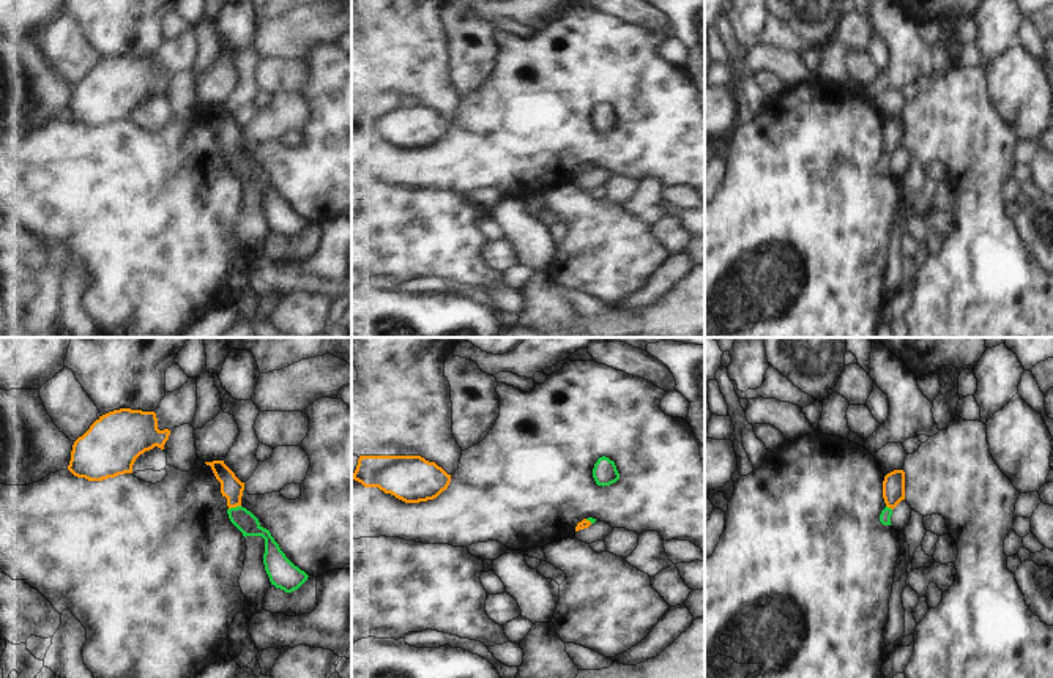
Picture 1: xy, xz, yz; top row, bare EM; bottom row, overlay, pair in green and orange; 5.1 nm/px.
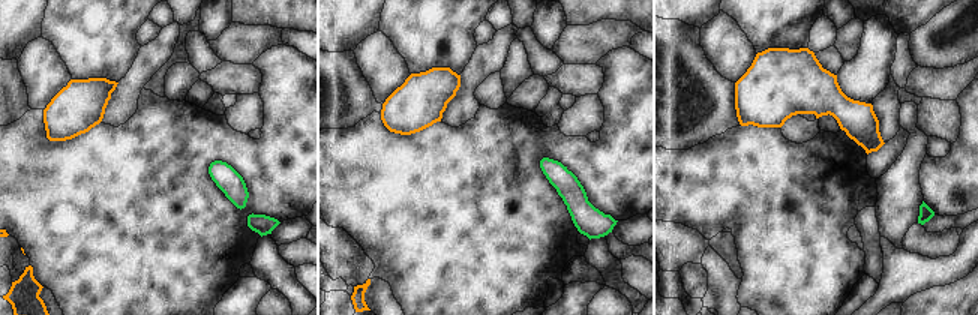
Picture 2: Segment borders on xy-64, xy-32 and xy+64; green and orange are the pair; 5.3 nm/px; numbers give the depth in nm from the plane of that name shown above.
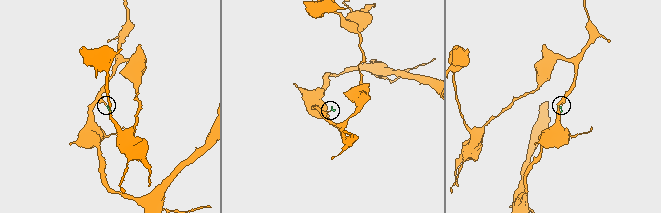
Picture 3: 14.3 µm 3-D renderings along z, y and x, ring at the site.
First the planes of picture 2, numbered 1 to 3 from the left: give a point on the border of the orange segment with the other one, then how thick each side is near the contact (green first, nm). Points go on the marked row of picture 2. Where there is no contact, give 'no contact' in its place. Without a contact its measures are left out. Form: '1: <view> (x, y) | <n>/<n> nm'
1: no contact
2: no contact
3: no contact

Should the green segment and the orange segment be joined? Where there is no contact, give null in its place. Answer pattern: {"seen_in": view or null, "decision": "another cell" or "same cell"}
{"seen_in": "xy", "decision": "same cell"}

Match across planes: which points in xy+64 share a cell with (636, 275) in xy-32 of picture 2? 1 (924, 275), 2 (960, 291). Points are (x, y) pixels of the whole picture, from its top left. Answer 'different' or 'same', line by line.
1: same
2: different

